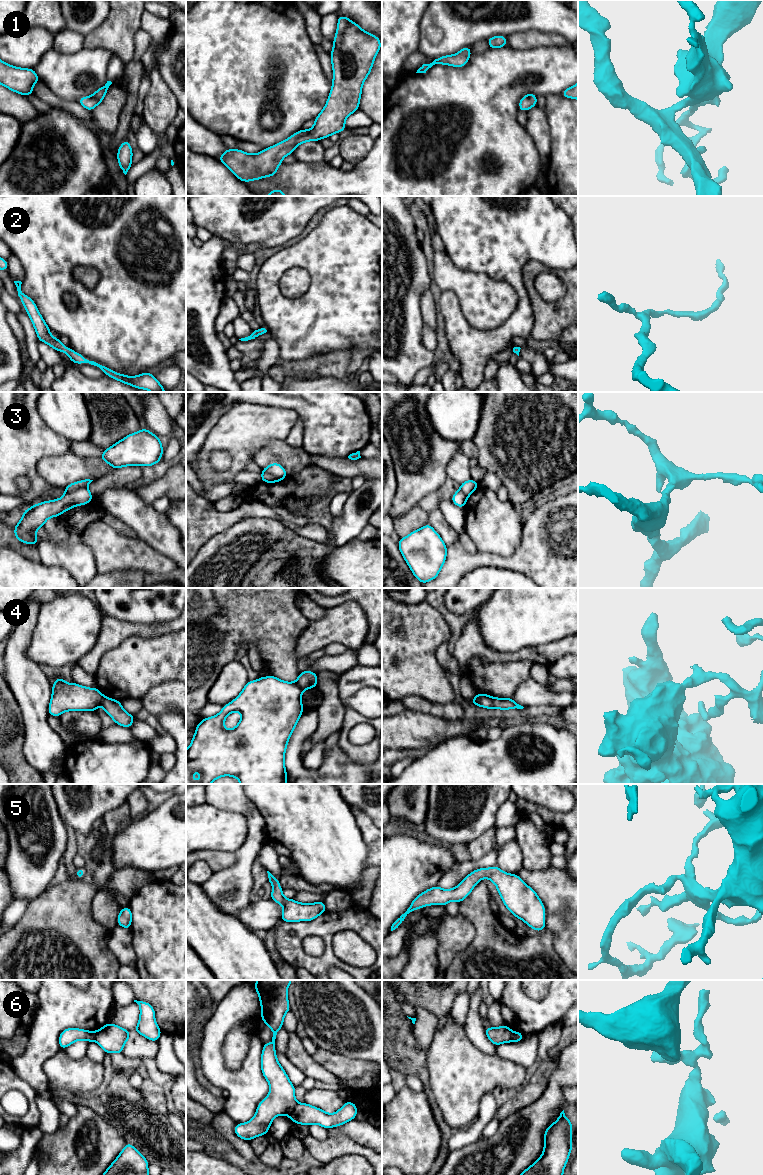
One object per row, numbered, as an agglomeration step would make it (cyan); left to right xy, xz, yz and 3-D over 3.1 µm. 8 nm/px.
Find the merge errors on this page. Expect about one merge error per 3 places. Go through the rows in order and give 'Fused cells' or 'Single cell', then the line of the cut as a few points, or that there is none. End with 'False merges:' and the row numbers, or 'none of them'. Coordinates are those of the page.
1: Single cell. No split
2: Single cell. No split
3: Fused cells. Split along xz (262, 471), (284, 477)
4: Fused cells. Split along xy (103, 696), (100, 704)
5: Single cell. No split
6: Fused cells. Split along xz (297, 1103), (288, 1114)
False merges: 3, 4, 6

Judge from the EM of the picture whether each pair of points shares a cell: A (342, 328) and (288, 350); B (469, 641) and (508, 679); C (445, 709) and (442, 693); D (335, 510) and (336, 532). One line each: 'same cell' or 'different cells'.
A: same cell
B: different cells
C: different cells
D: different cells

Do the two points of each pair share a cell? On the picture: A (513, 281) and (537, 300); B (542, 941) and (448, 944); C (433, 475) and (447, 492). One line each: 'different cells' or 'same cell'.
A: different cells
B: different cells
C: different cells

